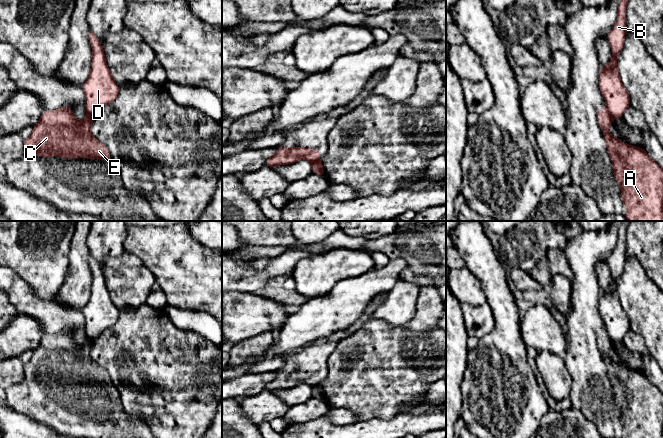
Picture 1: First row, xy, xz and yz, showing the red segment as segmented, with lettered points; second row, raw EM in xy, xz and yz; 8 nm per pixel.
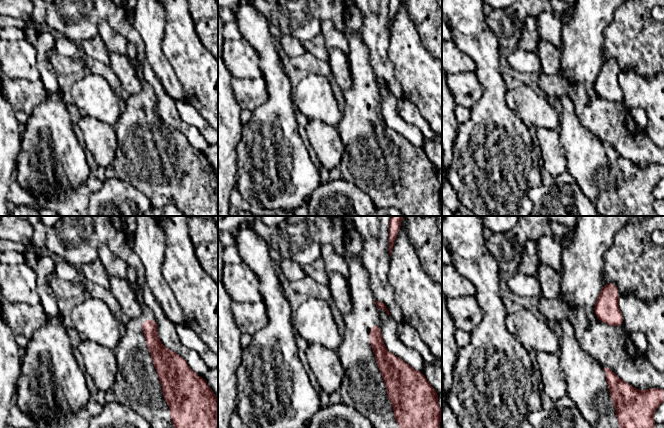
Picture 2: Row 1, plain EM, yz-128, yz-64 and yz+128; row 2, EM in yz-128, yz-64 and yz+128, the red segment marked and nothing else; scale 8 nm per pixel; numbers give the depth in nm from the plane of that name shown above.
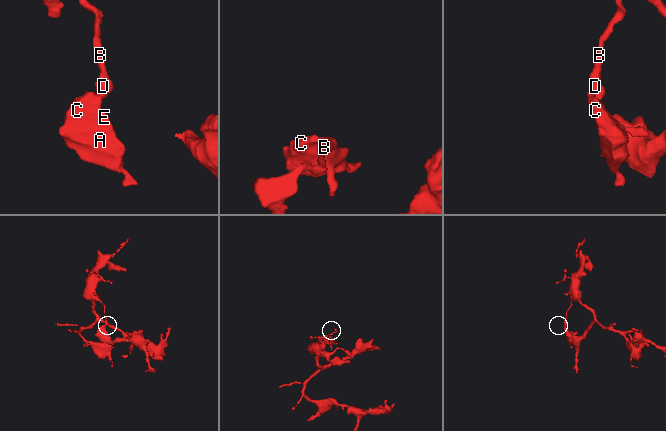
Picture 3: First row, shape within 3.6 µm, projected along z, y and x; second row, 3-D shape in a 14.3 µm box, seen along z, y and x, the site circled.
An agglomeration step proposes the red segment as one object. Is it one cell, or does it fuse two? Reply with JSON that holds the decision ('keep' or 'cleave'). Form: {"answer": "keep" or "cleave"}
{"answer": "cleave"}

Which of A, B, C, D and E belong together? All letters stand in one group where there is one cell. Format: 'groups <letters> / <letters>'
groups A C E / B D

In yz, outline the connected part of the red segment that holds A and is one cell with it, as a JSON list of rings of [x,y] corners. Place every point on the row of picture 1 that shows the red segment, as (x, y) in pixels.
[[[608,109],[598,110],[598,122],[604,133],[608,153],[614,167],[614,178],[620,184],[621,198],[628,211],[628,221],[663,221],[663,170],[643,148],[630,146],[608,132],[613,118]]]

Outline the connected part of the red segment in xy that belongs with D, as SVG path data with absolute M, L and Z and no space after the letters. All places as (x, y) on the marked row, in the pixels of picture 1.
M90 30L89 39L93 51L91 72L81 87L85 93L86 111L95 116L103 107L116 99L119 85L110 73L100 41Z

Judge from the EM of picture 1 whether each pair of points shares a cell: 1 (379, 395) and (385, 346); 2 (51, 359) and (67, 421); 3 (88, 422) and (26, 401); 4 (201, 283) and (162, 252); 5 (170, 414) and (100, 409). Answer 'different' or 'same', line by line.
1: same
2: same
3: same
4: same
5: different

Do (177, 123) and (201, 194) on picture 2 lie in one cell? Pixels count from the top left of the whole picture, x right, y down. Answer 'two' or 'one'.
two

